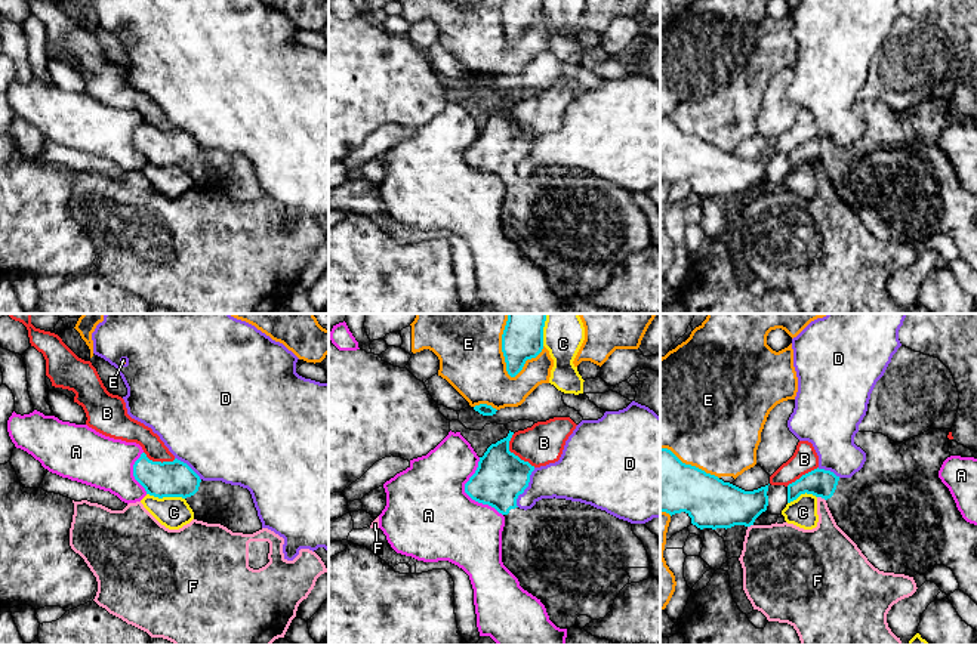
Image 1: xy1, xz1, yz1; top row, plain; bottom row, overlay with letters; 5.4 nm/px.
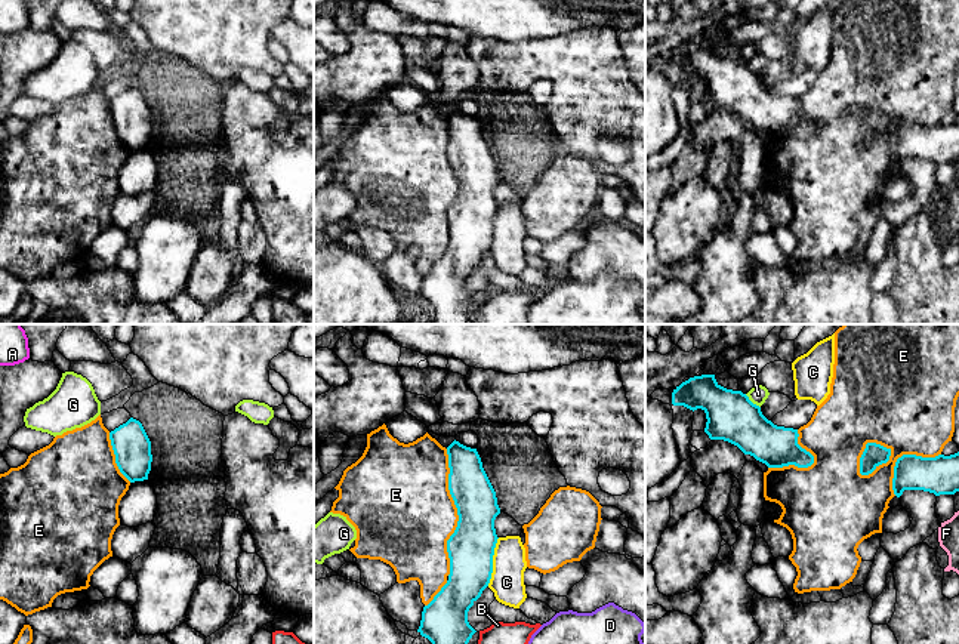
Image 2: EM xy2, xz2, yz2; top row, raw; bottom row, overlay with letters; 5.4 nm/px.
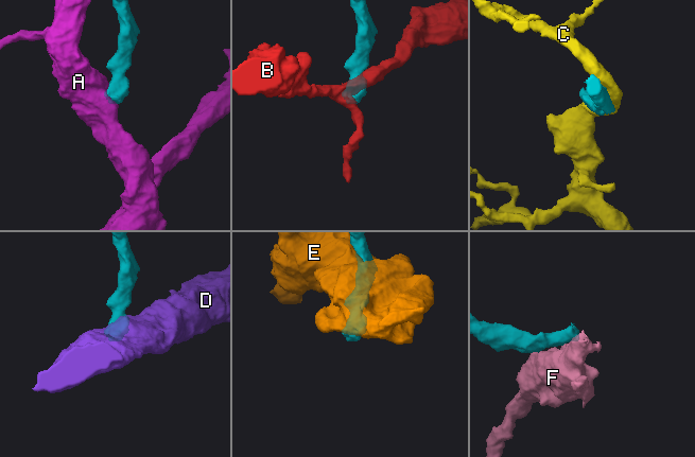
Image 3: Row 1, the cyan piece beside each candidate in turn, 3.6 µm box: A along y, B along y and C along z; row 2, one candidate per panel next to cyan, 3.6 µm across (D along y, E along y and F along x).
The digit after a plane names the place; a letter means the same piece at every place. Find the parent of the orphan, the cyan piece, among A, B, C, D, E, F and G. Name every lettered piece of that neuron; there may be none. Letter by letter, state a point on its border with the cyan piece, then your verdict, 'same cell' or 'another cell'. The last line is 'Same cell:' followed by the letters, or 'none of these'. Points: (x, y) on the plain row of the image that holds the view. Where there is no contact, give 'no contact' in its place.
A: contact xz1 (467, 161); another cell
B: contact xz1 (512, 122); another cell
C: contact xz2 (492, 230); another cell
D: contact xz1 (527, 154); another cell
E: contact xz2 (458, 181); another cell
F: contact yz1 (822, 166); another cell
G: contact yz2 (751, 70); another cell
Same cell: none of these

